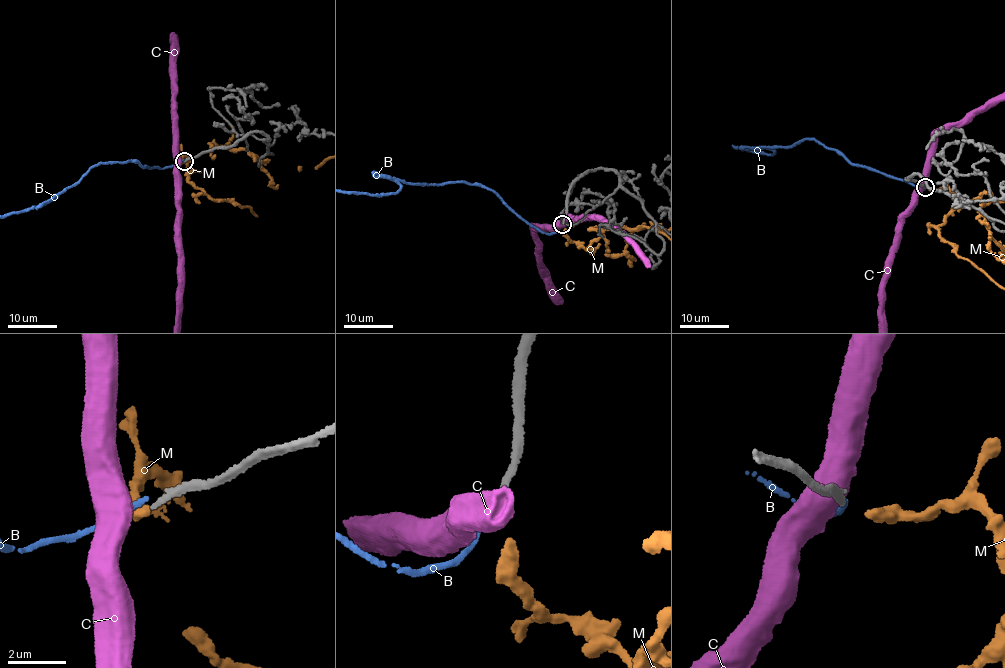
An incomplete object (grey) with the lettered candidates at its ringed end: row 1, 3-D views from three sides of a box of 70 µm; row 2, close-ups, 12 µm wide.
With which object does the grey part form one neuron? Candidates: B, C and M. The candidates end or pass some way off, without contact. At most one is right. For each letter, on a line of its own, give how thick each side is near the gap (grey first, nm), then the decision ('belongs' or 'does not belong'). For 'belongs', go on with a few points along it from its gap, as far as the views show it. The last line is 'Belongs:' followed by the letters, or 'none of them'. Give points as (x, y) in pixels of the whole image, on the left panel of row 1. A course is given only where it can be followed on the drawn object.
B: 160/200 nm | does not belong
C: 160/700 nm | does not belong
M: 160/420 nm | does not belong
Belongs: none of them

